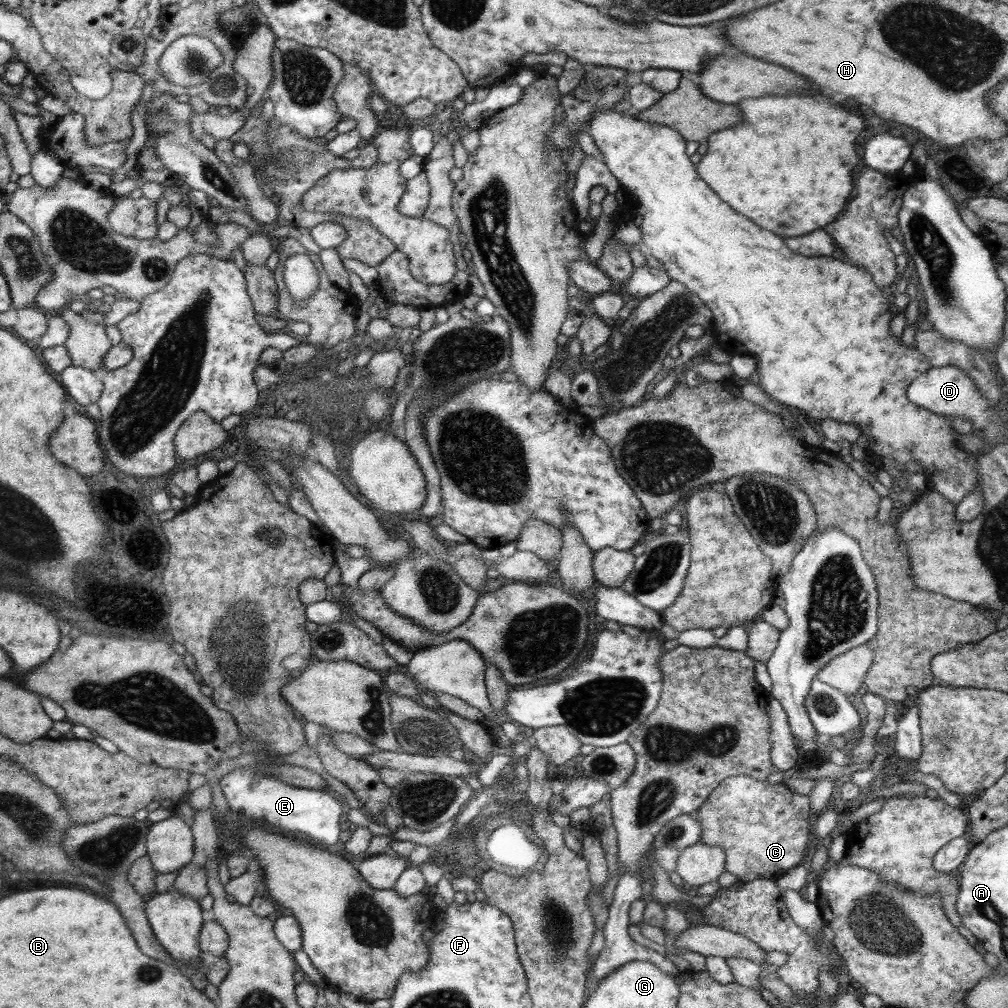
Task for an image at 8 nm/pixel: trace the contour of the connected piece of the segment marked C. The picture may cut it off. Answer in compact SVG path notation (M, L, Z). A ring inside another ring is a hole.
M746 775L730 776L712 792L694 814L702 826L702 844L721 847L726 853L725 871L734 874L739 881L776 880L786 875L792 868L801 865L802 858L810 842L810 797L794 794L783 782L770 784L766 780L756 780Z

